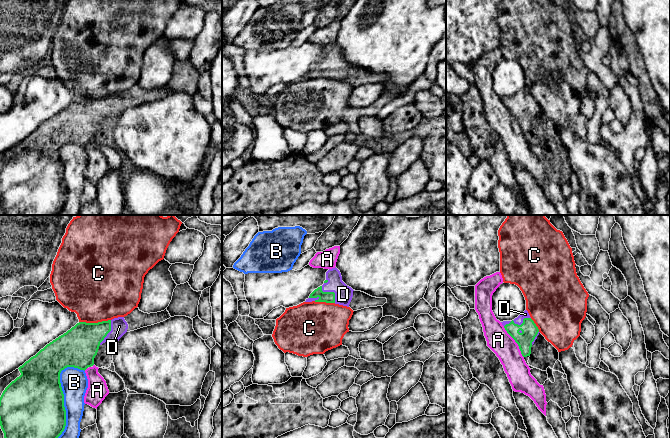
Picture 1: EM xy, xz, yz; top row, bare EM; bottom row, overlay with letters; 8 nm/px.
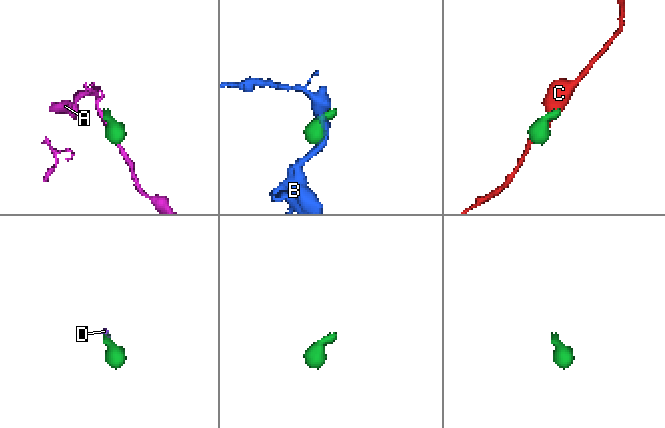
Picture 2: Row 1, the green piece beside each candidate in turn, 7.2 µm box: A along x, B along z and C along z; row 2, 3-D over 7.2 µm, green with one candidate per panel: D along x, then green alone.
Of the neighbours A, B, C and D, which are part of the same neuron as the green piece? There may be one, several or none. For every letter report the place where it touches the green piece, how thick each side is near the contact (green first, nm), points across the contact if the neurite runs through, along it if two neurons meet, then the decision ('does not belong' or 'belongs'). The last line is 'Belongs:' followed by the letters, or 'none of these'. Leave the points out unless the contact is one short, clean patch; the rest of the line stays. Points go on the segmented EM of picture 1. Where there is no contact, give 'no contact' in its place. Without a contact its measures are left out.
A: yz (515, 341) | 130/190 nm | does not belong
B: xy (63, 396) | 500/220 nm | does not belong
C: xy (94, 323) | 320/480 nm | along xy (110, 319), (97, 322), (79, 322) | does not belong
D: yz (517, 324) | 130/60 nm | across yz (529, 329), (522, 329), (517, 324), (519, 320) | belongs
Belongs: D

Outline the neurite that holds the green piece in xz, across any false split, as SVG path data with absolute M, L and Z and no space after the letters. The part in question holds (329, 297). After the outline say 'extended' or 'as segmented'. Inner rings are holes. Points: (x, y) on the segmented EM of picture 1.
M335 267L326 272L324 284L315 289L305 302L335 303L350 307L353 311L369 307L383 306L386 298L372 297L364 292L355 291L342 281L340 271Z | extended

